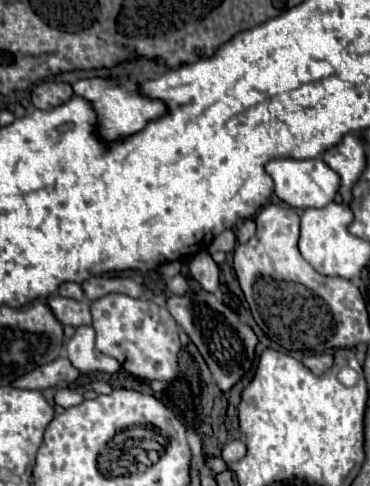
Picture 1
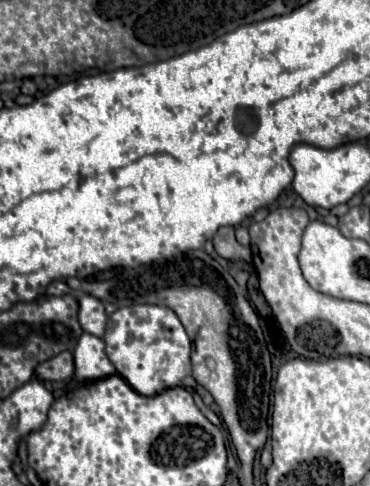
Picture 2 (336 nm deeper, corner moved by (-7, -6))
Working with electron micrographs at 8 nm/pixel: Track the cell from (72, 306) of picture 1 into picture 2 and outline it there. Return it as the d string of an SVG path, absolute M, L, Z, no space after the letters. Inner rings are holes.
M88 294L78 296L78 322L88 334L102 338L106 320L108 320L108 316L106 316L104 304L100 300L96 300L94 296L88 296Z

